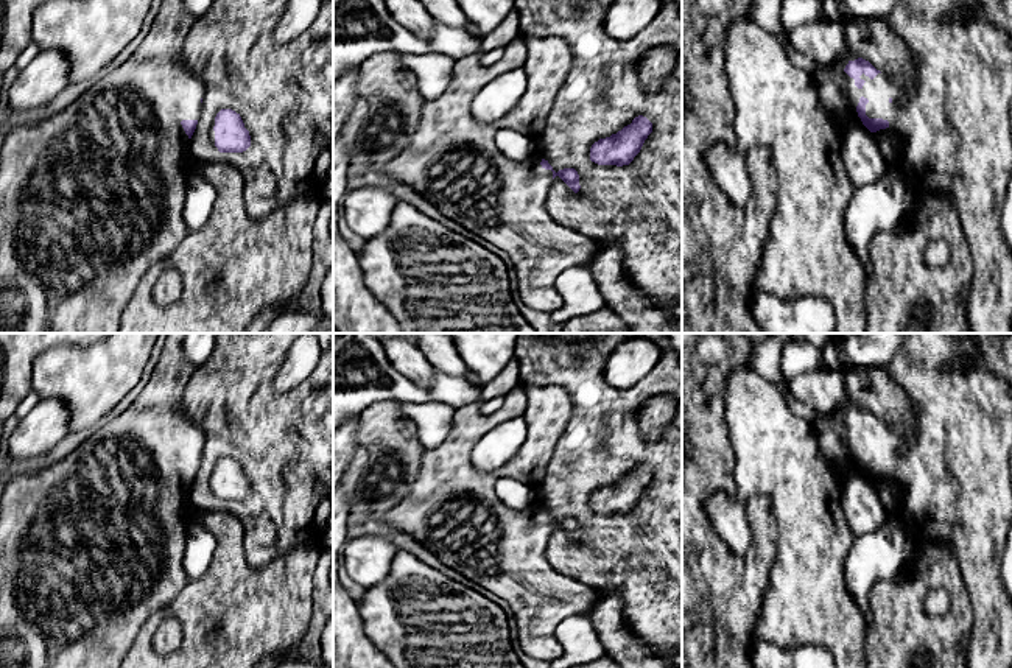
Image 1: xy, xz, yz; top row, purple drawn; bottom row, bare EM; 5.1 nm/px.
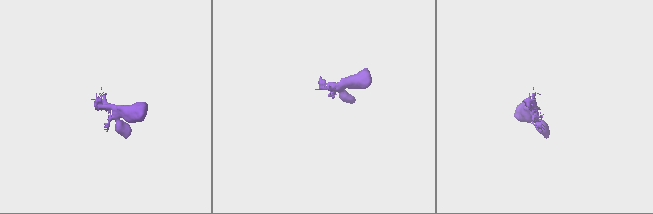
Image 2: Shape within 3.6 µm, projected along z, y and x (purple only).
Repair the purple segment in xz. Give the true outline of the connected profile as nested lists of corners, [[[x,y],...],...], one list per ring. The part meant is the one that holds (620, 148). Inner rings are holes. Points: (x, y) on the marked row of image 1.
[[[638,115],[617,134],[595,142],[590,148],[590,160],[598,165],[629,165],[651,132],[652,123]]]

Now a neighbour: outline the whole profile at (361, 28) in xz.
[[[333,0],[333,79],[380,51],[439,53],[455,61],[481,51],[481,39],[434,20],[430,36],[399,23],[385,0]]]

